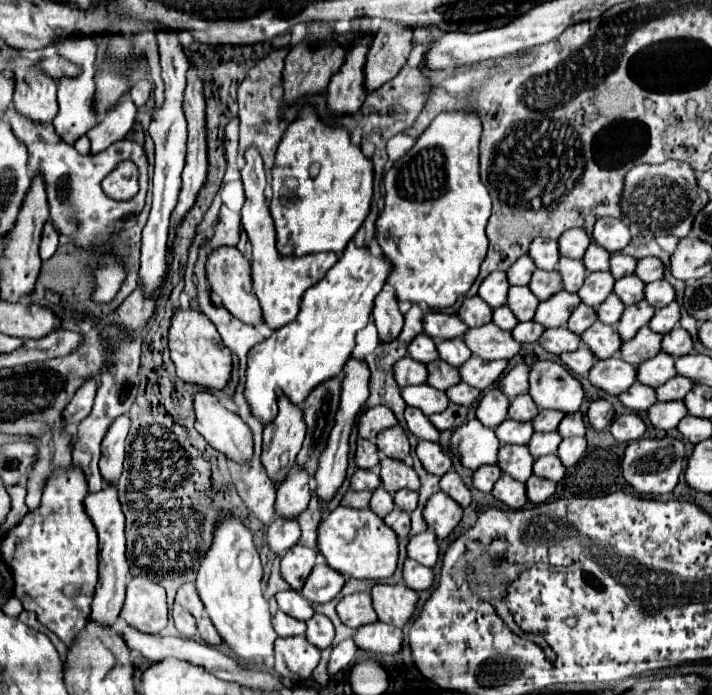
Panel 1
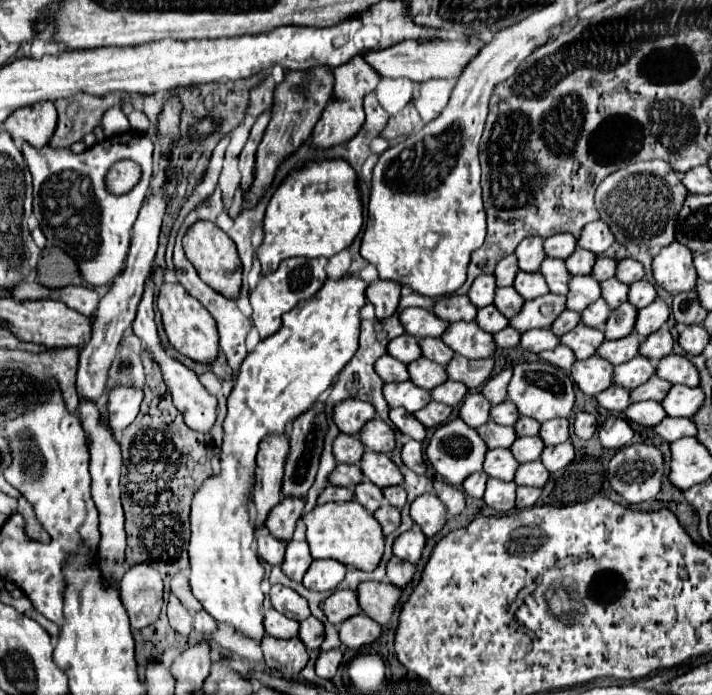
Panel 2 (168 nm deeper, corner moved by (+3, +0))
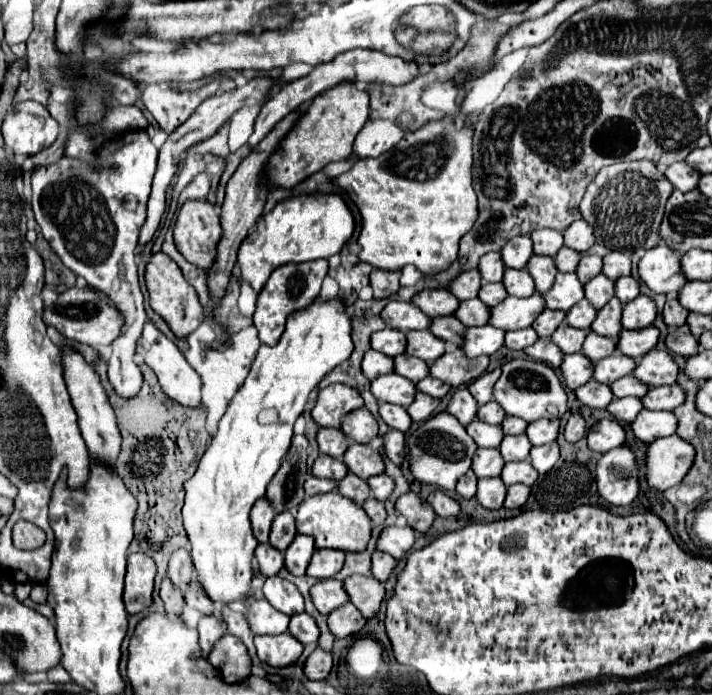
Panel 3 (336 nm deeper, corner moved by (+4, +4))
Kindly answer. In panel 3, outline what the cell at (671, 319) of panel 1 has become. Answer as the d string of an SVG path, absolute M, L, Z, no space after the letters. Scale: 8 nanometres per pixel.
M640 295L634 301L626 303L622 309L622 327L624 329L642 329L652 325L656 317L656 305L650 297Z

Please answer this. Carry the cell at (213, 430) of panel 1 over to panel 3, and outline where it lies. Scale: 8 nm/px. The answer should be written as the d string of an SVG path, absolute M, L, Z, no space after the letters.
M148 323L136 343L136 353L144 357L144 363L156 373L162 391L170 397L176 399L182 405L190 405L190 407L198 407L200 405L200 387L202 381L198 377L198 373L190 367L190 363L184 359L184 355L180 353L180 349L164 335L160 333L152 323Z

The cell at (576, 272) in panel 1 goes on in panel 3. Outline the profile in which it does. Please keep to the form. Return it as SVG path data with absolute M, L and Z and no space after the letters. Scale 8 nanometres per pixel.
M532 255L528 261L528 273L534 279L536 291L544 293L546 289L550 289L552 281L554 281L554 273L558 273L554 259L552 257L542 257L542 255Z

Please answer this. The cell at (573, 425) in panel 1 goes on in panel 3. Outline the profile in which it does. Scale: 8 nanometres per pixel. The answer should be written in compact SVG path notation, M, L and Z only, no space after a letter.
M542 419L542 421L530 423L528 429L526 429L526 437L530 439L532 445L552 443L558 437L558 421L554 421L554 419Z

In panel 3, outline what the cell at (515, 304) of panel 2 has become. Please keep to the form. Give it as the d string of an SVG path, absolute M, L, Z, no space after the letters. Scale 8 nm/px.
M484 283L480 287L480 293L478 293L478 299L484 301L488 307L494 307L498 303L502 303L506 299L506 291L502 289L502 283Z

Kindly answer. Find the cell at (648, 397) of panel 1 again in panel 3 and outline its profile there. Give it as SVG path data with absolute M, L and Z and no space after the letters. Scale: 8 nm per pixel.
M590 379L586 385L578 387L574 393L582 405L592 407L592 409L606 409L606 405L610 405L610 401L614 399L614 395L610 393L610 387L598 383L594 379Z

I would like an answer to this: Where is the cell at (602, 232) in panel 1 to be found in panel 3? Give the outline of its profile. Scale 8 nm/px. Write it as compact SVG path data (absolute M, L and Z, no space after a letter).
M578 219L574 223L570 223L566 229L564 229L564 247L570 247L578 253L584 253L588 251L596 241L594 241L594 231L590 229L590 225L586 225L586 221Z

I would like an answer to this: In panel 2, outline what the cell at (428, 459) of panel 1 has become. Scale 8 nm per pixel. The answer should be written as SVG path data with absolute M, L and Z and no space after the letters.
M413 439L407 441L403 445L403 449L401 449L401 459L411 471L415 471L419 475L423 475L427 471L425 455L423 455L423 443L421 441L413 441Z

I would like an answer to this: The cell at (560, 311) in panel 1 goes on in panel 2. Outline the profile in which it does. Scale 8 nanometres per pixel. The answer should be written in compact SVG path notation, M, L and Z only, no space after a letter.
M547 293L543 297L525 301L519 317L513 317L509 325L519 329L521 333L529 329L551 327L553 321L559 317L559 313L565 311L565 303L567 303L567 297L555 295L555 293Z

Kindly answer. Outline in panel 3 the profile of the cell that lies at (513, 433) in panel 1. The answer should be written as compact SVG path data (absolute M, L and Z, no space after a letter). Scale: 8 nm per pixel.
M474 419L468 427L466 427L468 435L474 439L474 443L478 447L498 447L504 433L498 429L498 425L490 425L490 423L482 423L478 419Z

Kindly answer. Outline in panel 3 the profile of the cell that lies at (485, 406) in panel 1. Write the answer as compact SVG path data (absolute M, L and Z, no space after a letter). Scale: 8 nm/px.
M458 387L454 393L452 393L452 399L446 407L446 411L450 415L454 415L464 427L476 419L476 411L478 411L478 405L474 401L474 397L470 395L470 391L466 387Z

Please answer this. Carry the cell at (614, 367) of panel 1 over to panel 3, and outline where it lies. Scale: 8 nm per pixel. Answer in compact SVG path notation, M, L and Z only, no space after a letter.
M572 353L572 355L564 355L562 357L562 365L560 365L560 373L564 377L566 387L570 387L572 391L578 389L580 385L584 385L588 379L592 379L592 361L586 361L586 357L582 357L582 353Z

